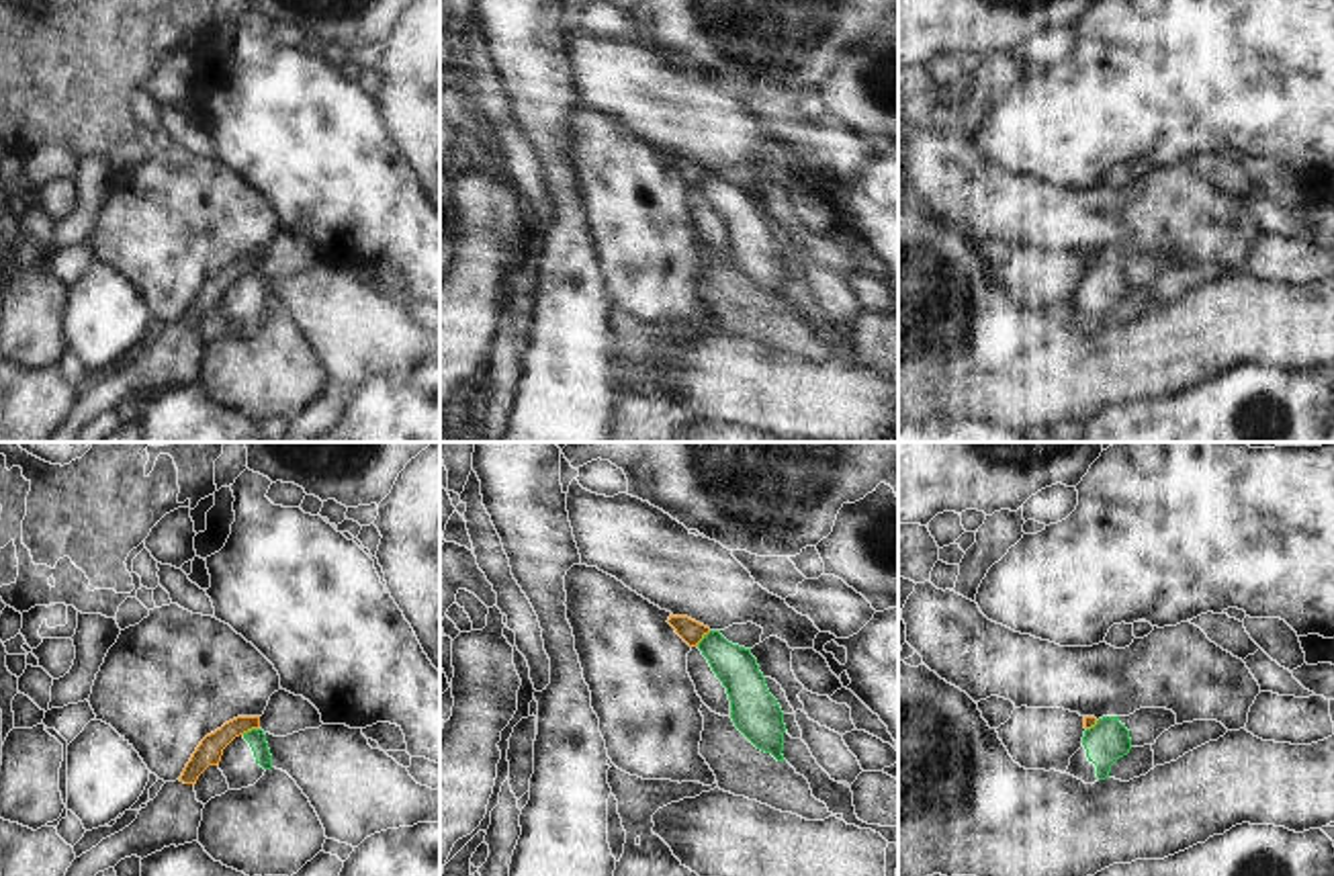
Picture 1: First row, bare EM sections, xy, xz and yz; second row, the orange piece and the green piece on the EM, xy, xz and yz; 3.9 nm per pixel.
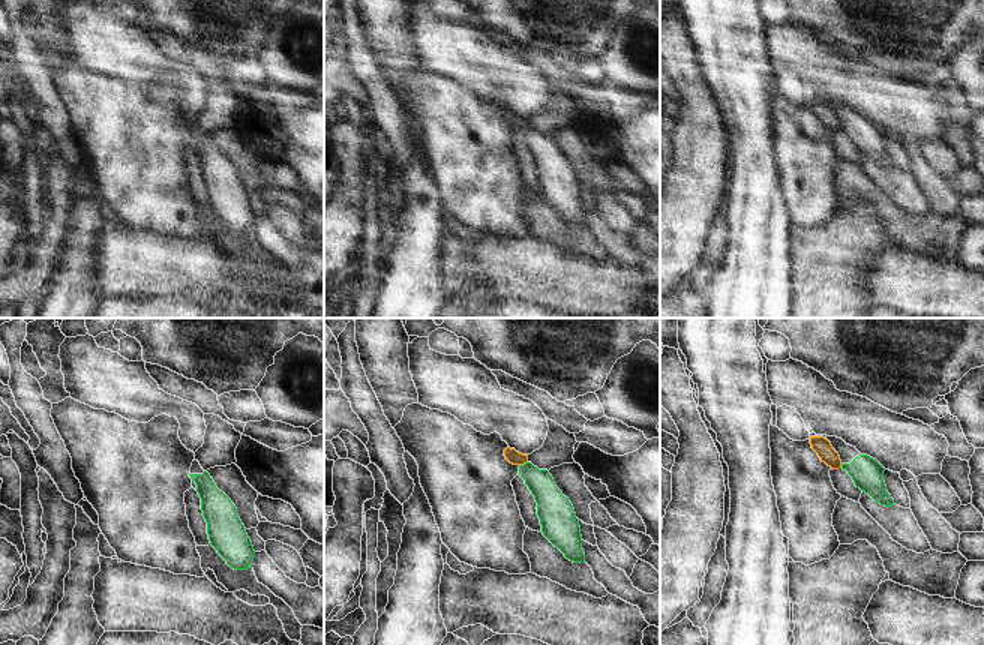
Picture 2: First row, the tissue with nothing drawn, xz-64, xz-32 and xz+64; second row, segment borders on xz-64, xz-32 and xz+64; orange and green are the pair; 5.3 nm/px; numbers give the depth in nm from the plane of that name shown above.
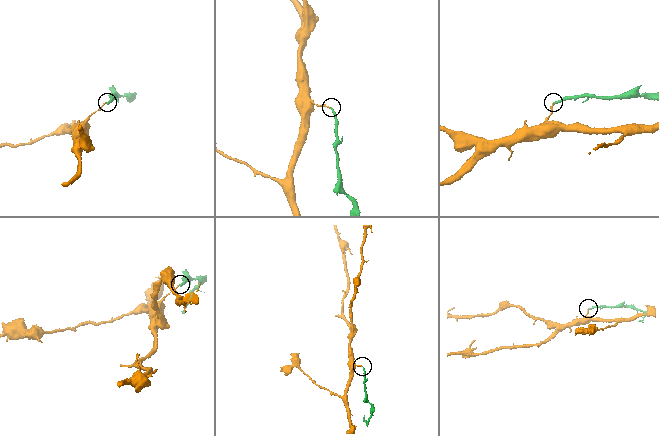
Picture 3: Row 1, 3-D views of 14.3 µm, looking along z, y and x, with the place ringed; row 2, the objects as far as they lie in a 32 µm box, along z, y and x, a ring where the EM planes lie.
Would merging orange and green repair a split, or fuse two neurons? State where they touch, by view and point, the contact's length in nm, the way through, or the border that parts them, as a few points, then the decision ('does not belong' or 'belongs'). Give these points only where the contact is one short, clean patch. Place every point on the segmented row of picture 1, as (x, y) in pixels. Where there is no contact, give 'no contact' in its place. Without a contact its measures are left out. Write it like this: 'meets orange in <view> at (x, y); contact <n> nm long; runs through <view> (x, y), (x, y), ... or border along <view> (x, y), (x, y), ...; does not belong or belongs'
meets orange in xz at (702, 637); contact 90 nm long; border along xz (710, 631), (696, 645); does not belong

